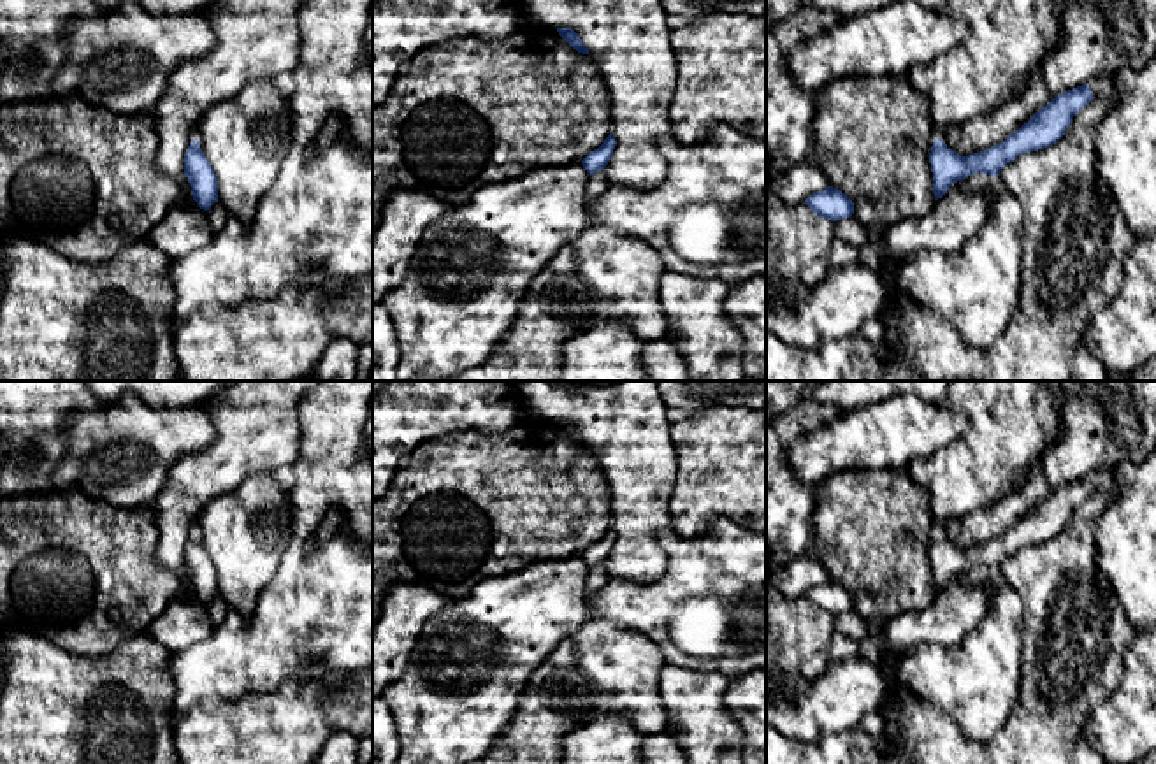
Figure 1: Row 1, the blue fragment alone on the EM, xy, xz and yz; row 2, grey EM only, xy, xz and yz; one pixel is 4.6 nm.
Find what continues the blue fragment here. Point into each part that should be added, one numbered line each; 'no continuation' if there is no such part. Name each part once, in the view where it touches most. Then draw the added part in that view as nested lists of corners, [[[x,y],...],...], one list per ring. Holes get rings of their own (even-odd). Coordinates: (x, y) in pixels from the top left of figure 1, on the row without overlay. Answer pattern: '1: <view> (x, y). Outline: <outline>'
no continuation

